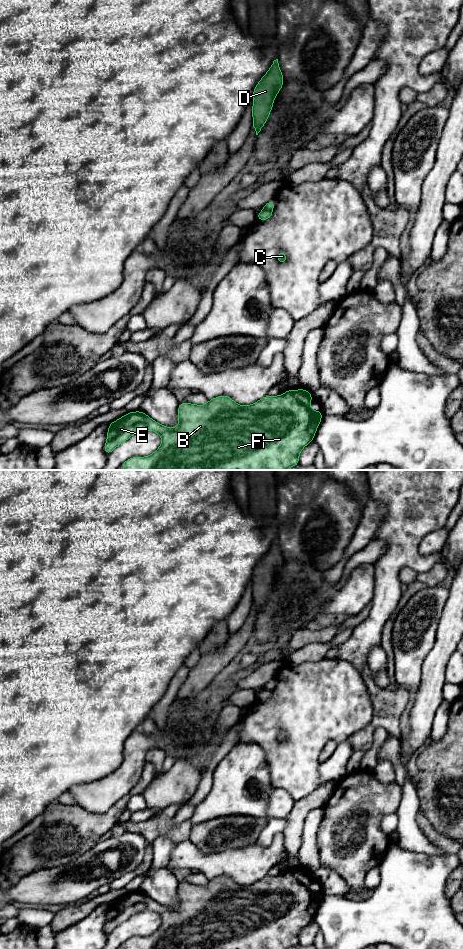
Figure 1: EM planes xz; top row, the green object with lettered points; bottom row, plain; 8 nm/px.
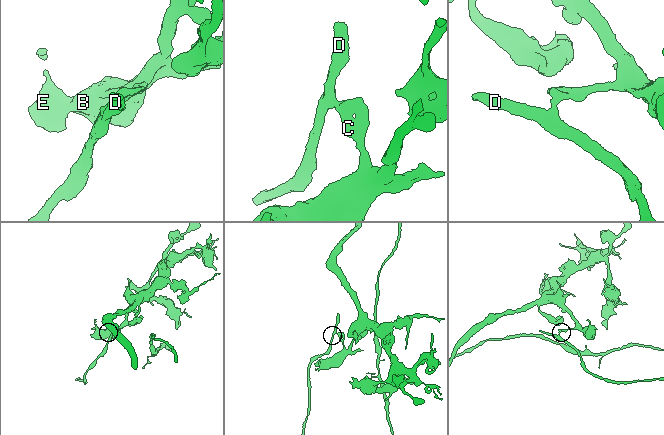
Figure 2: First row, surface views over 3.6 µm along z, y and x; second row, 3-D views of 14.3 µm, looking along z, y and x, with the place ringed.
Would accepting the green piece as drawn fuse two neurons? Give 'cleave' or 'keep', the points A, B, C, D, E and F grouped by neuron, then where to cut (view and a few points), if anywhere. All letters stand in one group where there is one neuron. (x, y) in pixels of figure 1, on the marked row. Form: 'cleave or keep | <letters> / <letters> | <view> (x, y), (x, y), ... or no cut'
cleave | A B C E F / D | xz (271, 208), (263, 210)

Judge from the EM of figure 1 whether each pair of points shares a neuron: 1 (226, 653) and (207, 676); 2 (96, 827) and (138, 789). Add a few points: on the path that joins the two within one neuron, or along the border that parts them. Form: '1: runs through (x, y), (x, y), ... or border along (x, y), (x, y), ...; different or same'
1: runs through (220, 659), (209, 670); same
2: runs through (107, 819), (127, 797); same

